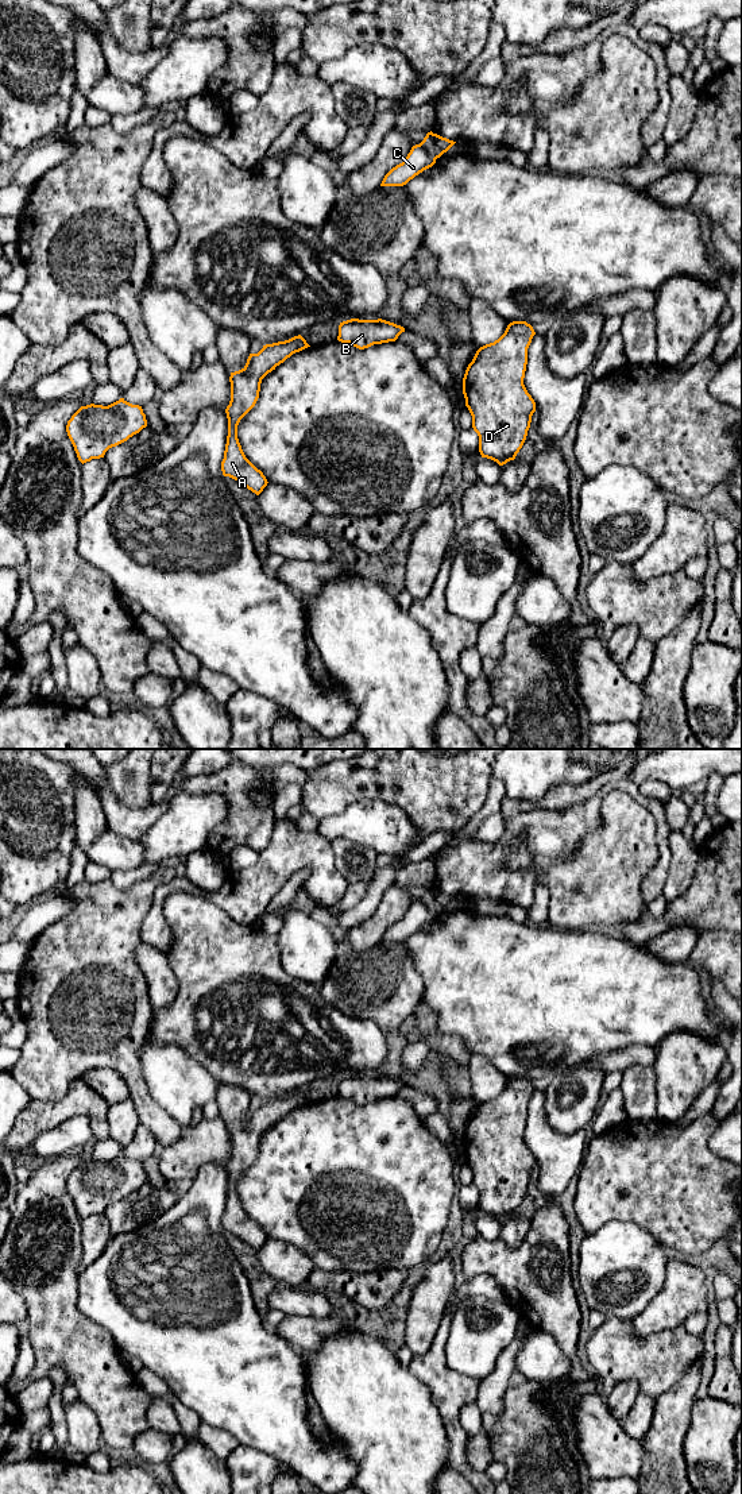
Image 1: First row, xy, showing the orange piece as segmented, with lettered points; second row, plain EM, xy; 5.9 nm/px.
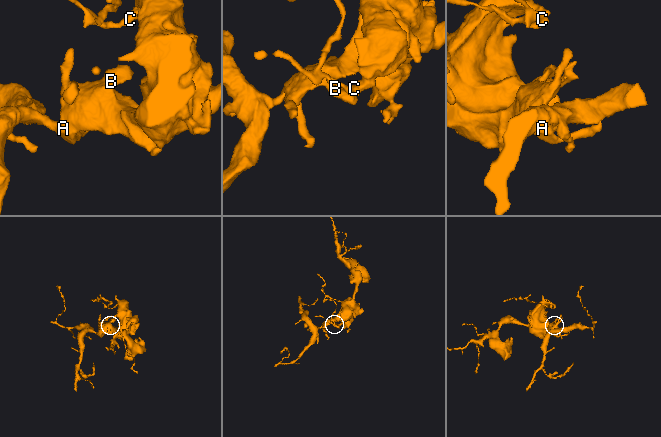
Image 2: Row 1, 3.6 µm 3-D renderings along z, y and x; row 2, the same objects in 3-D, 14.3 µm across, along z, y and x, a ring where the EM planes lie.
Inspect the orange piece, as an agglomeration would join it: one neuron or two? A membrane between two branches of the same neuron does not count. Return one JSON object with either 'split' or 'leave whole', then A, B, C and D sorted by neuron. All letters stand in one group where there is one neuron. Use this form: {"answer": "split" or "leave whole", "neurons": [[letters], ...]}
{"answer": "split", "neurons": [["A", "B", "D"], ["C"]]}

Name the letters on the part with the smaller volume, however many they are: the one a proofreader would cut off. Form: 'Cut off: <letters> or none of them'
Cut off: C

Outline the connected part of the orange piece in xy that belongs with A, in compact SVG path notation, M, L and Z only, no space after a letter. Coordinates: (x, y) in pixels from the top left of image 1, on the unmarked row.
M298 1090L285 1097L266 1100L258 1109L250 1109L246 1122L231 1128L231 1157L225 1165L228 1174L228 1192L221 1217L224 1232L229 1232L259 1251L267 1242L267 1235L244 1211L237 1194L240 1175L255 1162L262 1135L275 1126L293 1109L310 1103Z

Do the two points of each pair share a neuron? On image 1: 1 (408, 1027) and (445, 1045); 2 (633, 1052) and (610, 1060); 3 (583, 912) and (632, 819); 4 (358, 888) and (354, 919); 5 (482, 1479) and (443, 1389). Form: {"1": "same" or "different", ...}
{"1": "same", "2": "same", "3": "same", "4": "different", "5": "same"}

